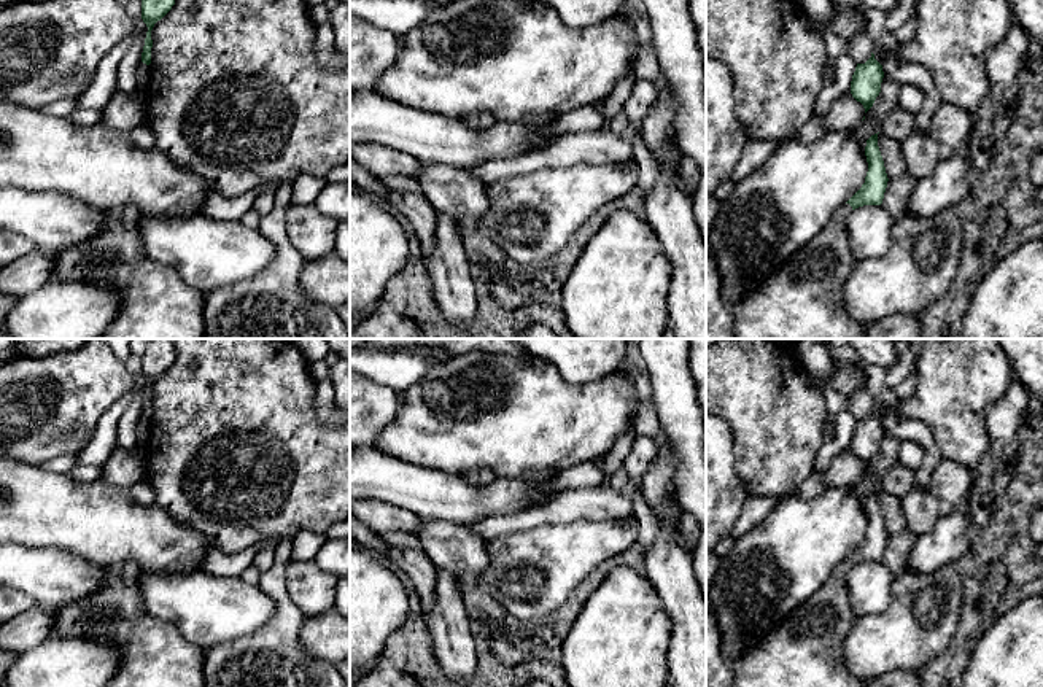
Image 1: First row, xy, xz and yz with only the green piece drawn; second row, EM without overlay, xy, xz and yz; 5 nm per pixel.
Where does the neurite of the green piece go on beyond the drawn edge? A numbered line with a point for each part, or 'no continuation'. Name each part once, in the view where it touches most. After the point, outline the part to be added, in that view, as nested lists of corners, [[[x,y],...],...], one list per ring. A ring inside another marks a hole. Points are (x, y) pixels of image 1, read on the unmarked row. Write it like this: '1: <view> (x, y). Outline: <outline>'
1: yz (805, 649). Outline: [[[839,563],[828,580],[803,604],[777,622],[768,633],[752,636],[743,654],[730,662],[735,687],[867,687],[868,682],[854,676],[846,665],[844,642],[857,620],[847,598],[846,576],[852,563]]]

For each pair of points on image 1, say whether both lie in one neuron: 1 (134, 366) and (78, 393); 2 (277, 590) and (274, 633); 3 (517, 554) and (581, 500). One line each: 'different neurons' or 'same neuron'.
1: different neurons
2: same neuron
3: different neurons

